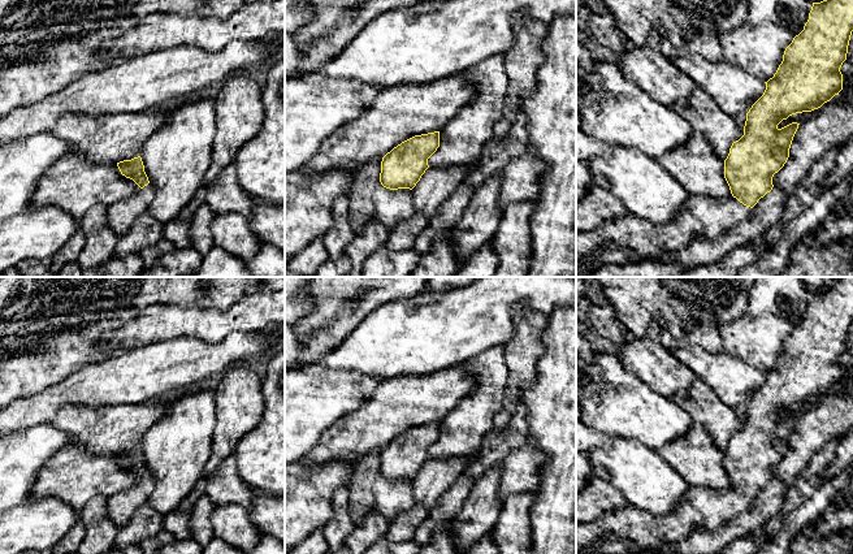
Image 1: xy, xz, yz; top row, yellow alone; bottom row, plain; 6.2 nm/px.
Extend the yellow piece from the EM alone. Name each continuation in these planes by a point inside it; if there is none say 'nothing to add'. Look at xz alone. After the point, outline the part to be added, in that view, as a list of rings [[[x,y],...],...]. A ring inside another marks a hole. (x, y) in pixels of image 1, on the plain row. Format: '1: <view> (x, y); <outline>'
nothing to add

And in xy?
1: xy (121, 506); [[[148,475],[134,486],[109,497],[108,512],[114,524],[117,527],[127,524],[135,511],[147,503],[153,489],[155,481]]]

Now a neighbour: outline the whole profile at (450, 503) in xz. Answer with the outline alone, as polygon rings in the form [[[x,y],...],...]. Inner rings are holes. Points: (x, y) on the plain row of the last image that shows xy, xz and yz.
[[[462,475],[451,488],[437,501],[437,505],[428,511],[420,529],[415,532],[413,540],[424,547],[432,541],[434,532],[447,525],[462,510],[464,499],[469,494],[475,480]]]

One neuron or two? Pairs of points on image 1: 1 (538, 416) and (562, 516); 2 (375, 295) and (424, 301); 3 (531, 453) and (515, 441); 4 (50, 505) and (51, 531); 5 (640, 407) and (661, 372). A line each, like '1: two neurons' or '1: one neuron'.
1: one neuron
2: two neurons
3: two neurons
4: one neuron
5: two neurons

